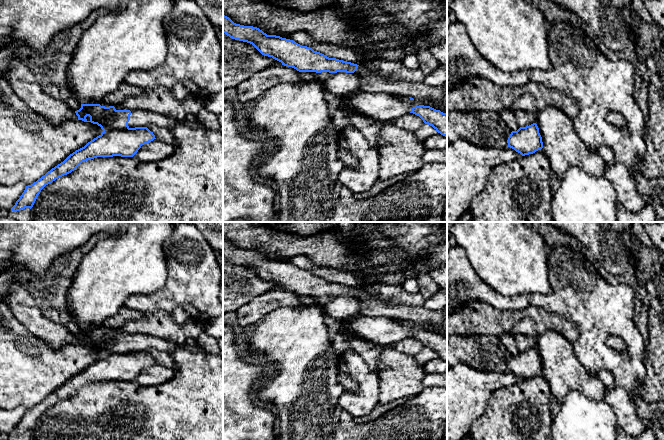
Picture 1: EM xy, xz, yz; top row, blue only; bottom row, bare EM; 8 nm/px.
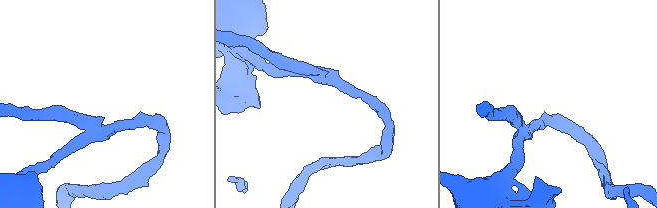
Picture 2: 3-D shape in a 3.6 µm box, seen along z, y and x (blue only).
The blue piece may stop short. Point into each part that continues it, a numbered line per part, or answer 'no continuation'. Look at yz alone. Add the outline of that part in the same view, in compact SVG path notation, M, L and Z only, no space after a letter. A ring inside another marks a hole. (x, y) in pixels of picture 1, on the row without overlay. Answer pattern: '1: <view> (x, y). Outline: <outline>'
1: yz (523, 343). Outline: M523 334L514 335L515 344L519 351L526 351L537 346L539 336L528 337Z

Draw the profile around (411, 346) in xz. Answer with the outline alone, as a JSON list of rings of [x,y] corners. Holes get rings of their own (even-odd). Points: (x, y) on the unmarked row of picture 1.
[[[407,337],[396,343],[393,343],[393,346],[396,352],[405,353],[412,356],[415,356],[425,348],[419,340],[413,337]]]

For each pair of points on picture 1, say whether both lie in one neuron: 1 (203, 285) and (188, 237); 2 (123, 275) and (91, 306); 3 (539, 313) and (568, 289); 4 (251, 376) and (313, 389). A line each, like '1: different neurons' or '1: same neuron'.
1: same neuron
2: same neuron
3: different neurons
4: different neurons

